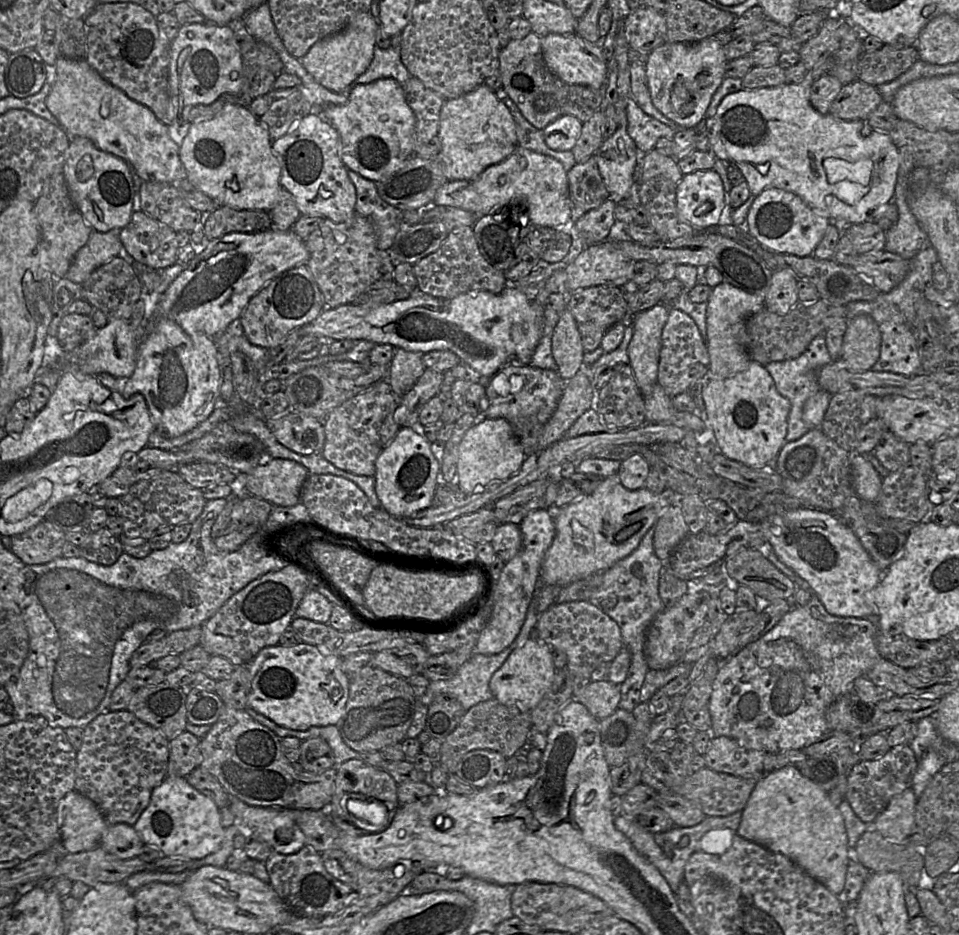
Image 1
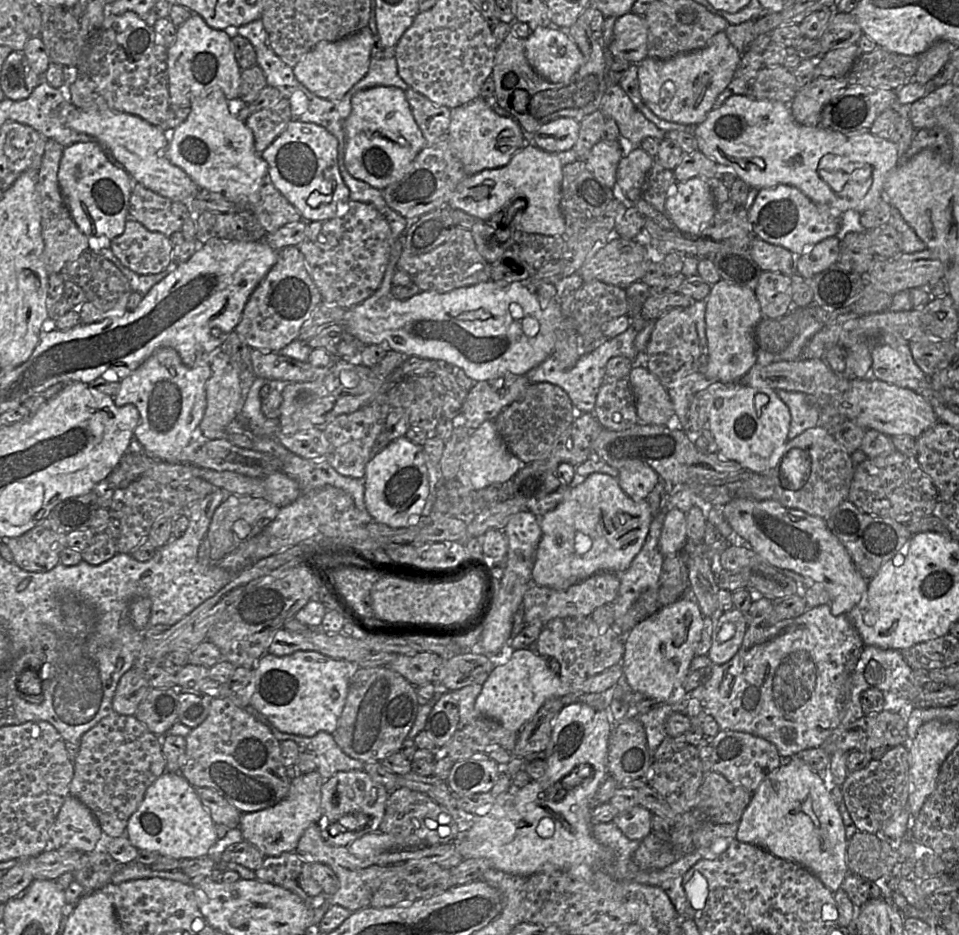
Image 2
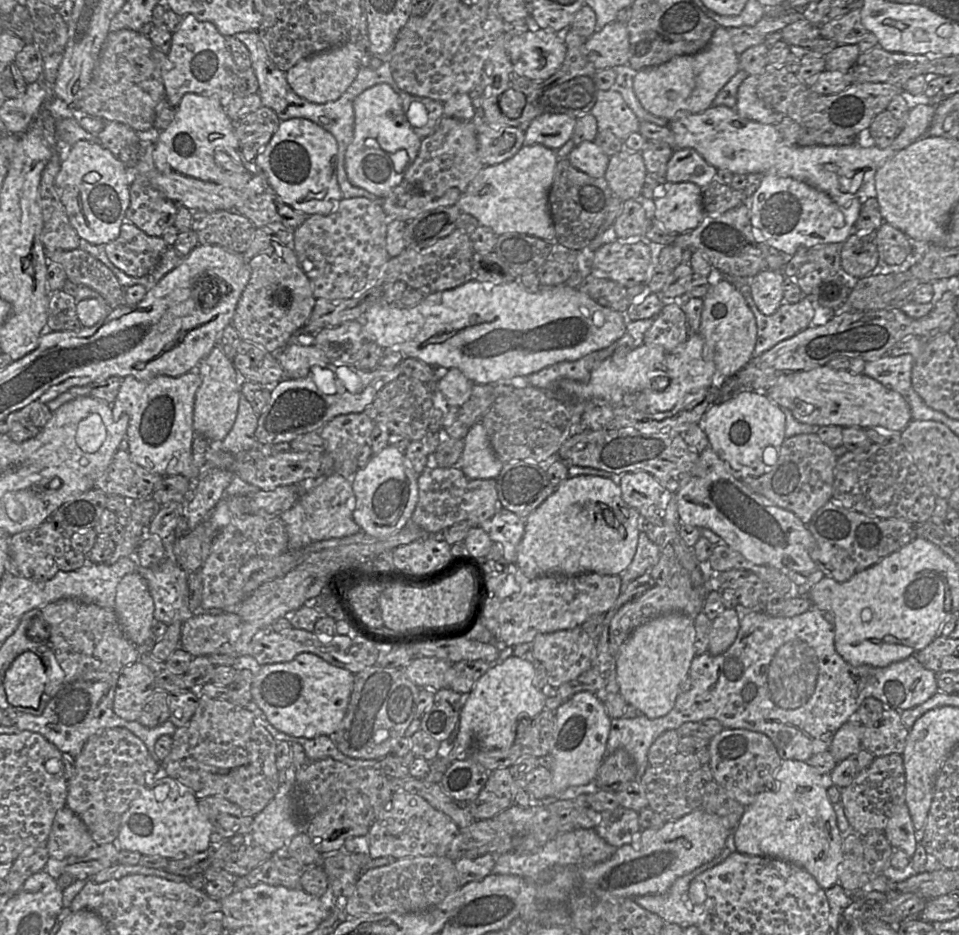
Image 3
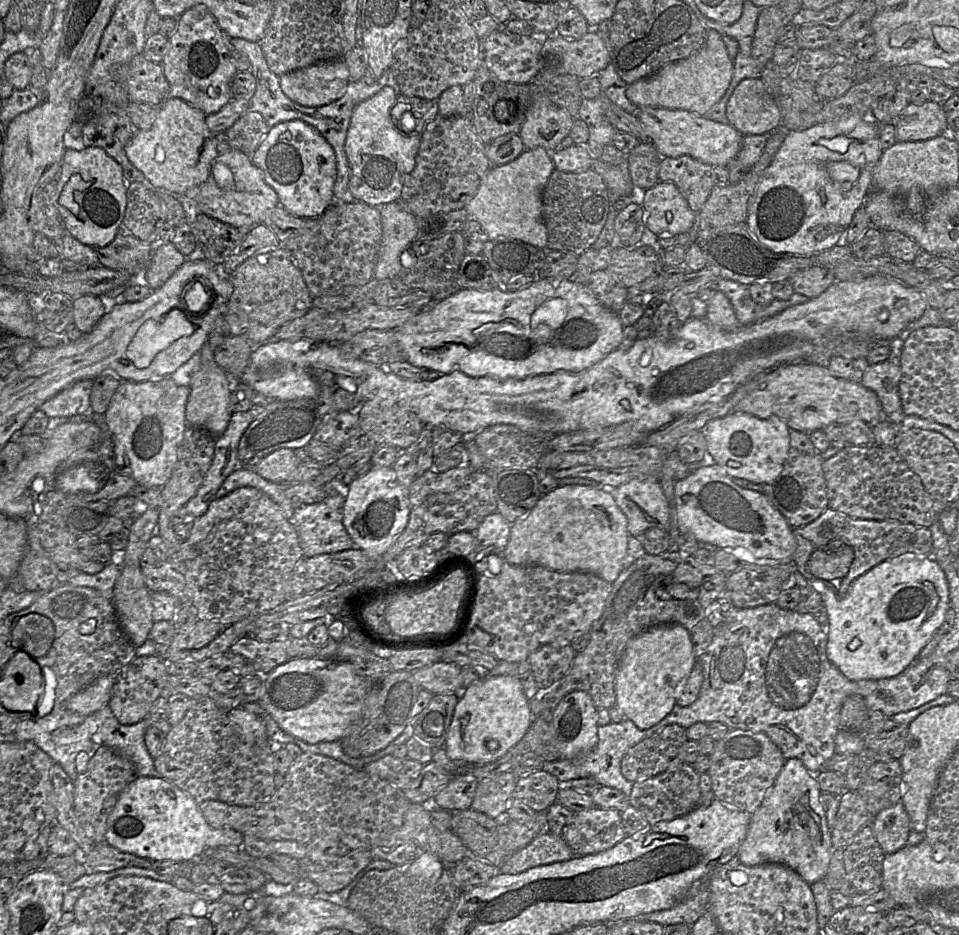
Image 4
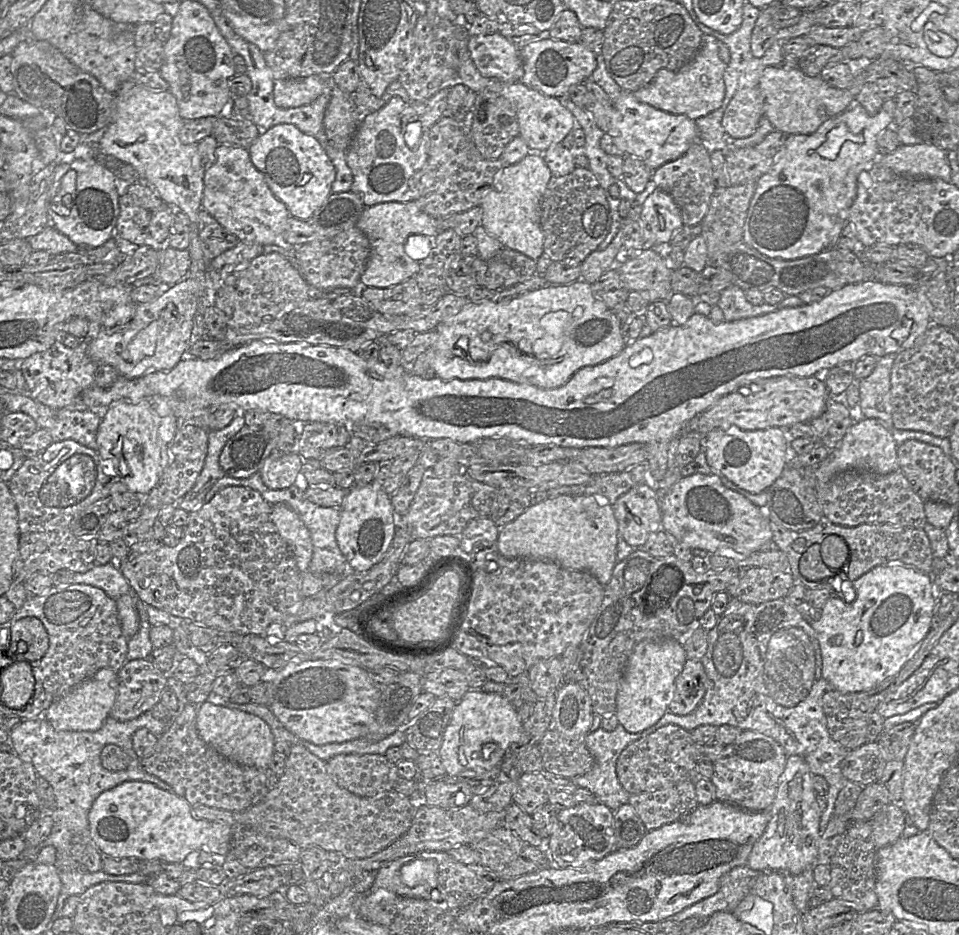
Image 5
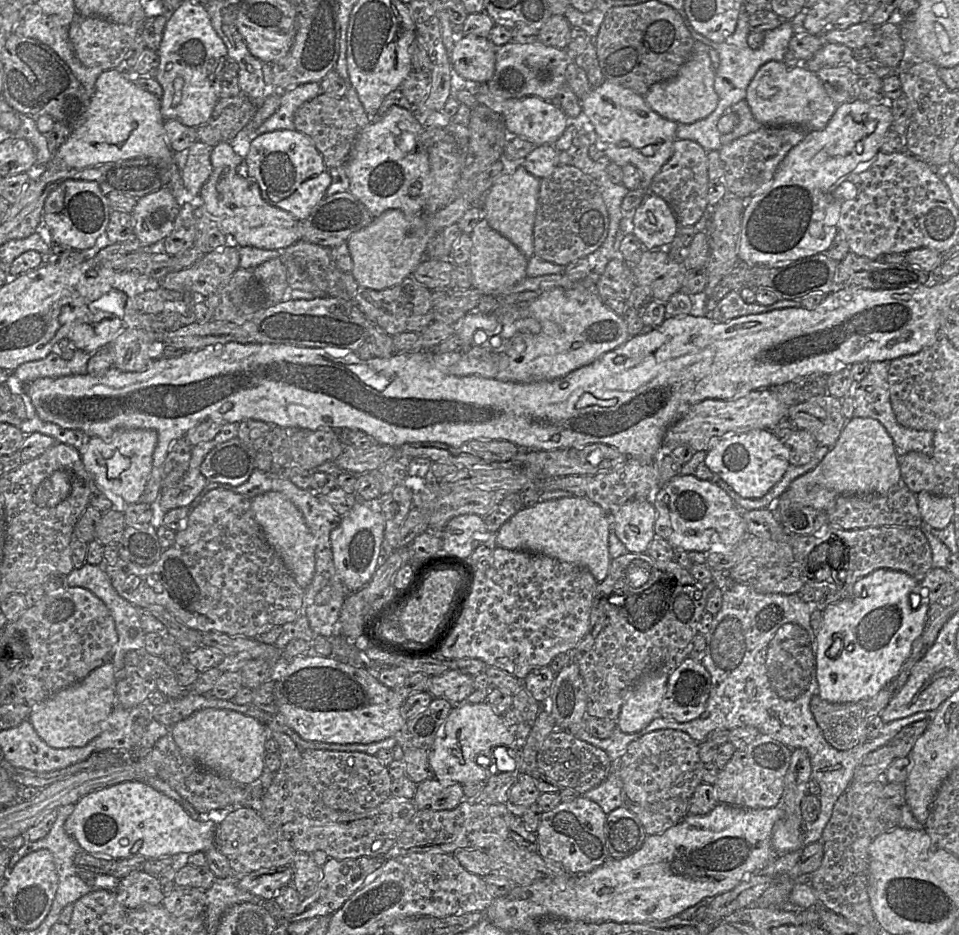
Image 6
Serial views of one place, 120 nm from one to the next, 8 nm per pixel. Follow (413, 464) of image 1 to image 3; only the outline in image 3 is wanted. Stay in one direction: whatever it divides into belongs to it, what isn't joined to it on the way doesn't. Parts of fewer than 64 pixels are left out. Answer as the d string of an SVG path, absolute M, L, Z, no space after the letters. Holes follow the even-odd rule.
M388 445L371 457L367 465L358 469L351 477L356 506L354 521L370 536L382 538L390 536L405 527L418 502L418 476L396 447Z

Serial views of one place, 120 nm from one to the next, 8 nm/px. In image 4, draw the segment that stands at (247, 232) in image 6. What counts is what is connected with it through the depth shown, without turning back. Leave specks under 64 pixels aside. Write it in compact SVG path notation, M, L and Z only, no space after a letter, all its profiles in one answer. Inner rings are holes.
M230 148L228 151L220 153L215 162L222 163L231 170L233 185L229 188L219 187L211 168L208 180L199 188L192 188L186 193L186 197L196 201L201 213L239 230L250 230L262 222L266 211L280 205L276 192L265 182L261 169L255 166L251 158L242 151Z

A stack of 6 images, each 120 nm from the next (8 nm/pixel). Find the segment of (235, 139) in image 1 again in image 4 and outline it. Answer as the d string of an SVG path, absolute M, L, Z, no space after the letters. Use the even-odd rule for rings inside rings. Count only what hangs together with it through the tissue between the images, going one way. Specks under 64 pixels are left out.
M167 98L149 130L139 130L126 145L130 162L140 170L156 189L163 189L176 196L185 212L186 222L192 224L198 210L196 201L186 197L188 190L204 184L215 163L219 141L205 123L206 114L179 98Z

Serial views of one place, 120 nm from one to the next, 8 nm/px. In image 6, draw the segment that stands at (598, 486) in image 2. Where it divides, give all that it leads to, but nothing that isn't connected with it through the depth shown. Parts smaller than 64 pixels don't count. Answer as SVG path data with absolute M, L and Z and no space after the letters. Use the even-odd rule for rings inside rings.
M564 497L525 507L496 532L496 546L551 557L586 568L597 583L607 576L611 557L608 542L611 519L600 506L580 497Z

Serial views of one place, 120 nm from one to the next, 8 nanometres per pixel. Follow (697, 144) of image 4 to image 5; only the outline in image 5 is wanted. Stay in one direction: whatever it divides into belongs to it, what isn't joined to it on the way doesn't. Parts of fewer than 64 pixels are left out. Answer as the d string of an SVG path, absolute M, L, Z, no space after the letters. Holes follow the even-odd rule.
M622 90L620 95L613 100L613 108L607 134L621 137L626 143L626 155L641 159L652 171L682 156L693 143L701 143L695 120L640 102L633 92Z

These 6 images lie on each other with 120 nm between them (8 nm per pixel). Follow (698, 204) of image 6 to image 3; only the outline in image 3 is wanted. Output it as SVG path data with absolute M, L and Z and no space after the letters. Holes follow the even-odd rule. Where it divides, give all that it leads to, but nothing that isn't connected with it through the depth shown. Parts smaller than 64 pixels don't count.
M676 149L667 164L665 179L667 182L692 182L704 189L715 179L717 169L695 149Z

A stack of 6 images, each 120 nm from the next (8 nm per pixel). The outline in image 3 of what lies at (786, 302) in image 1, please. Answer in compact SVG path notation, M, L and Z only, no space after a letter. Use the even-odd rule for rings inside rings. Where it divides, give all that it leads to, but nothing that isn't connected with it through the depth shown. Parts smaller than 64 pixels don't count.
M770 269L761 271L751 279L751 295L757 309L766 316L774 314L783 304L783 283L785 276L782 271Z

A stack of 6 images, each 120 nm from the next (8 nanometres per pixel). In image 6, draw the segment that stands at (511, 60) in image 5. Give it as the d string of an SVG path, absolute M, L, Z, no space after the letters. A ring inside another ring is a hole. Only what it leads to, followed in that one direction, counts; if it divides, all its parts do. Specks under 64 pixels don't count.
M465 35L458 38L449 54L453 72L466 80L486 83L493 75L495 46L488 37Z

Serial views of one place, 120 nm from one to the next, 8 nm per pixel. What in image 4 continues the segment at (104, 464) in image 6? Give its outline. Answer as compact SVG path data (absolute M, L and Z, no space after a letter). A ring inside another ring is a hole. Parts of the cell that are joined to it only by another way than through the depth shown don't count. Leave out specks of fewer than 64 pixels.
M171 376L143 382L121 381L104 414L107 435L111 437L113 454L119 473L131 476L138 485L163 487L177 462L178 447L188 425L185 408L190 393L188 386L181 385Z

